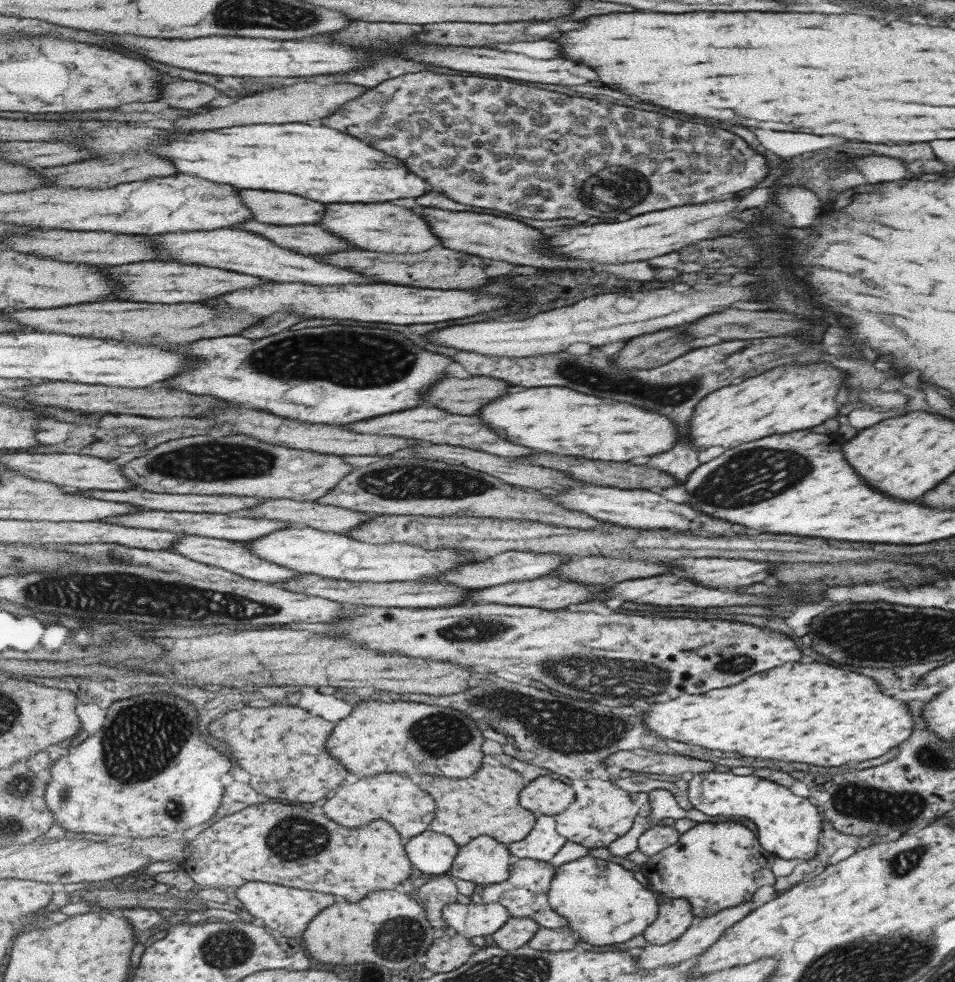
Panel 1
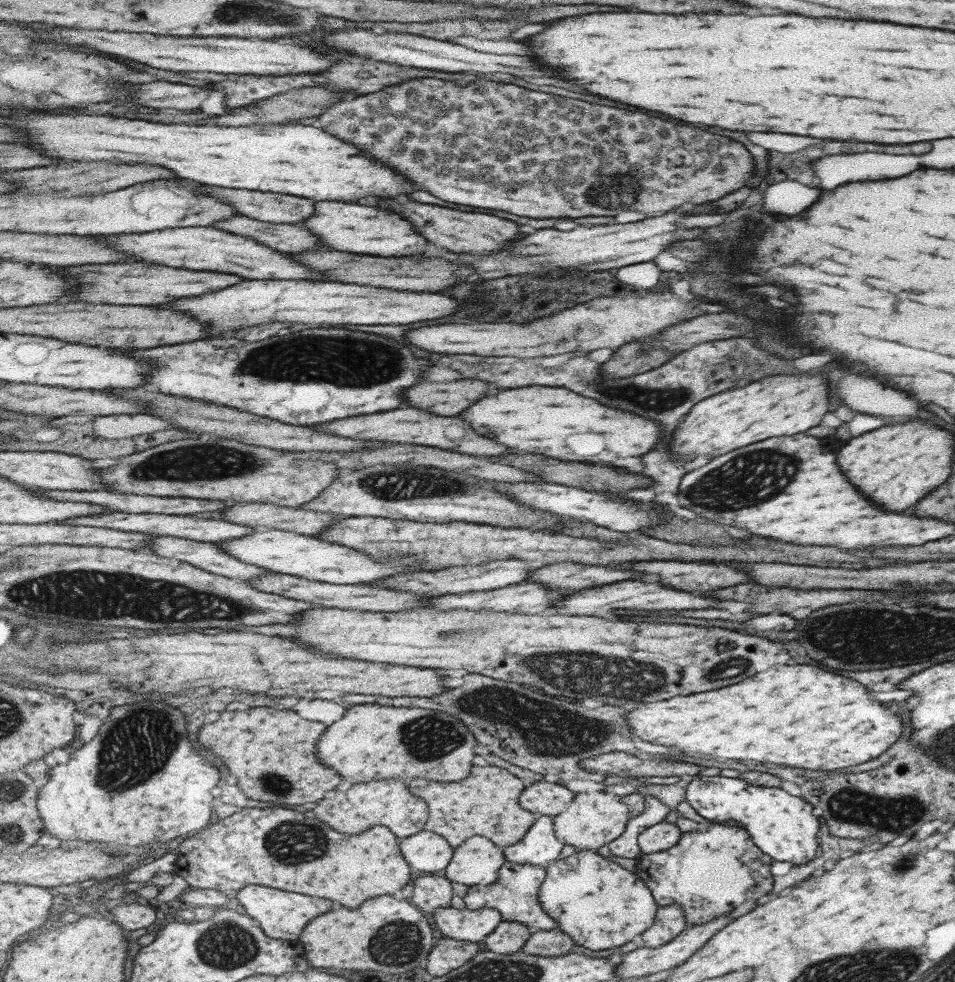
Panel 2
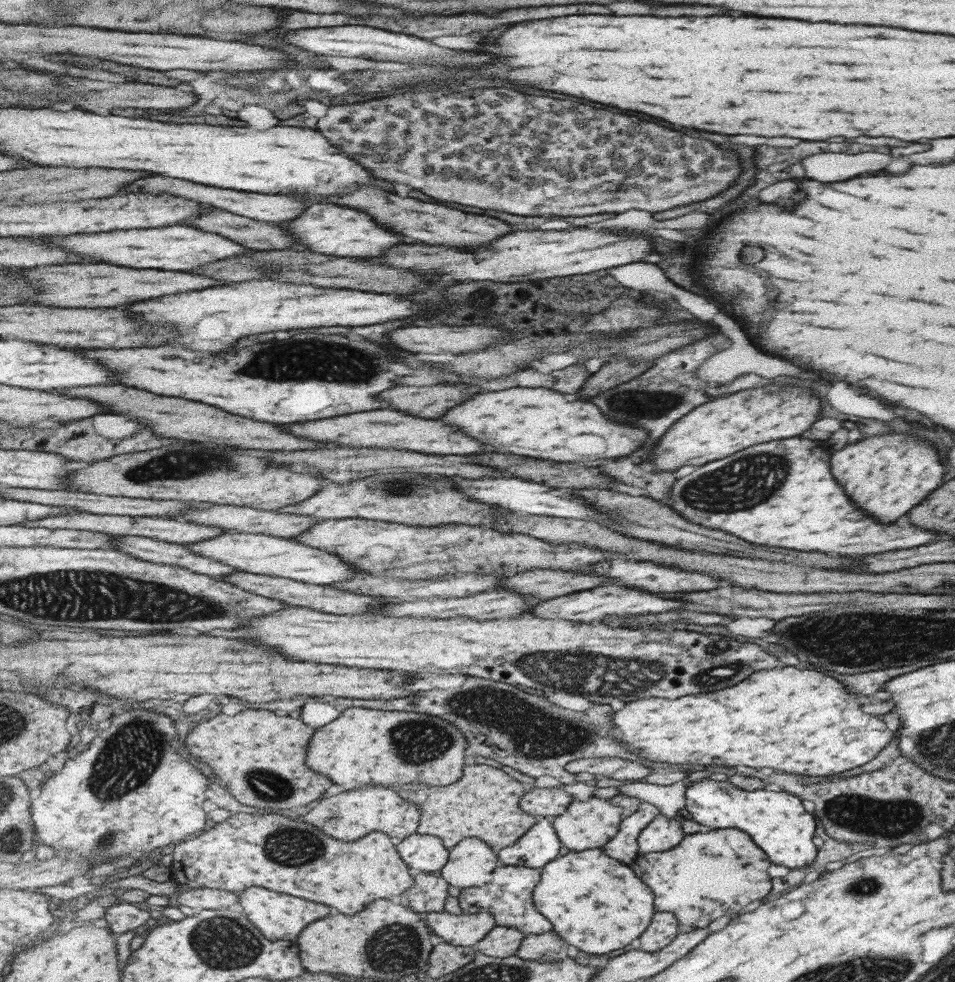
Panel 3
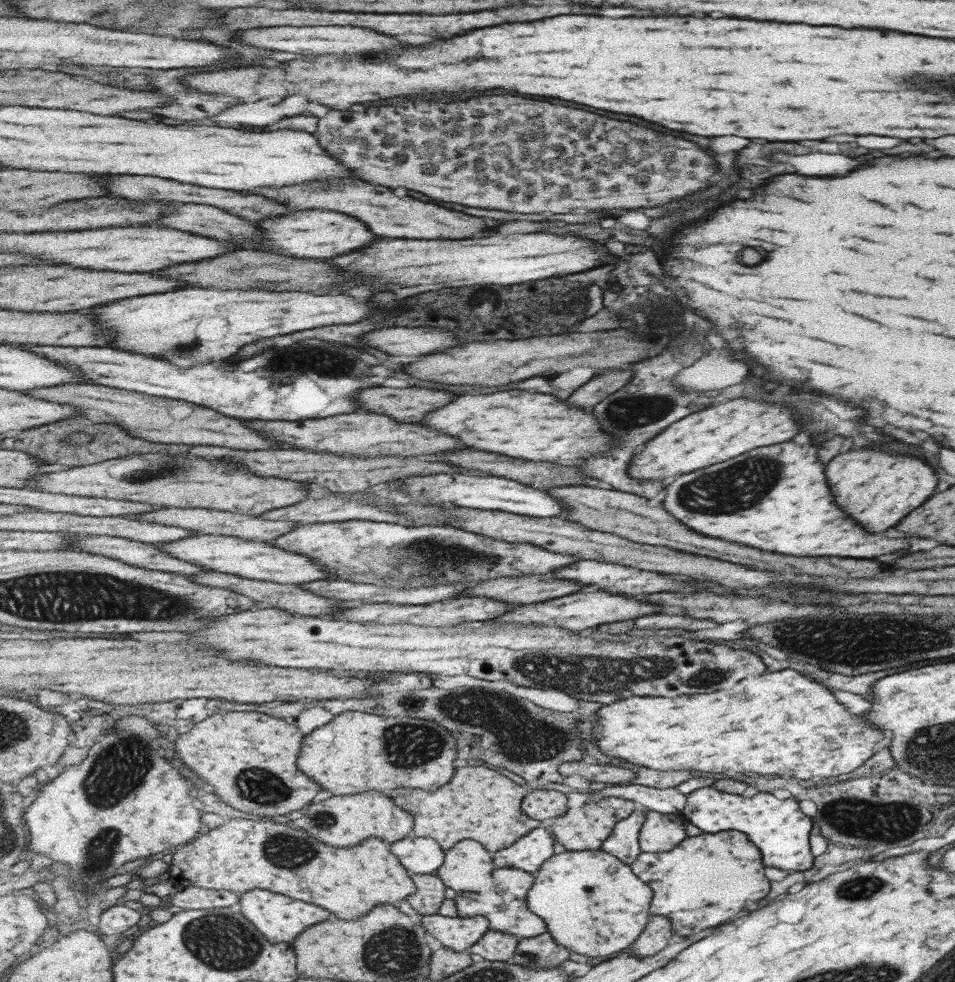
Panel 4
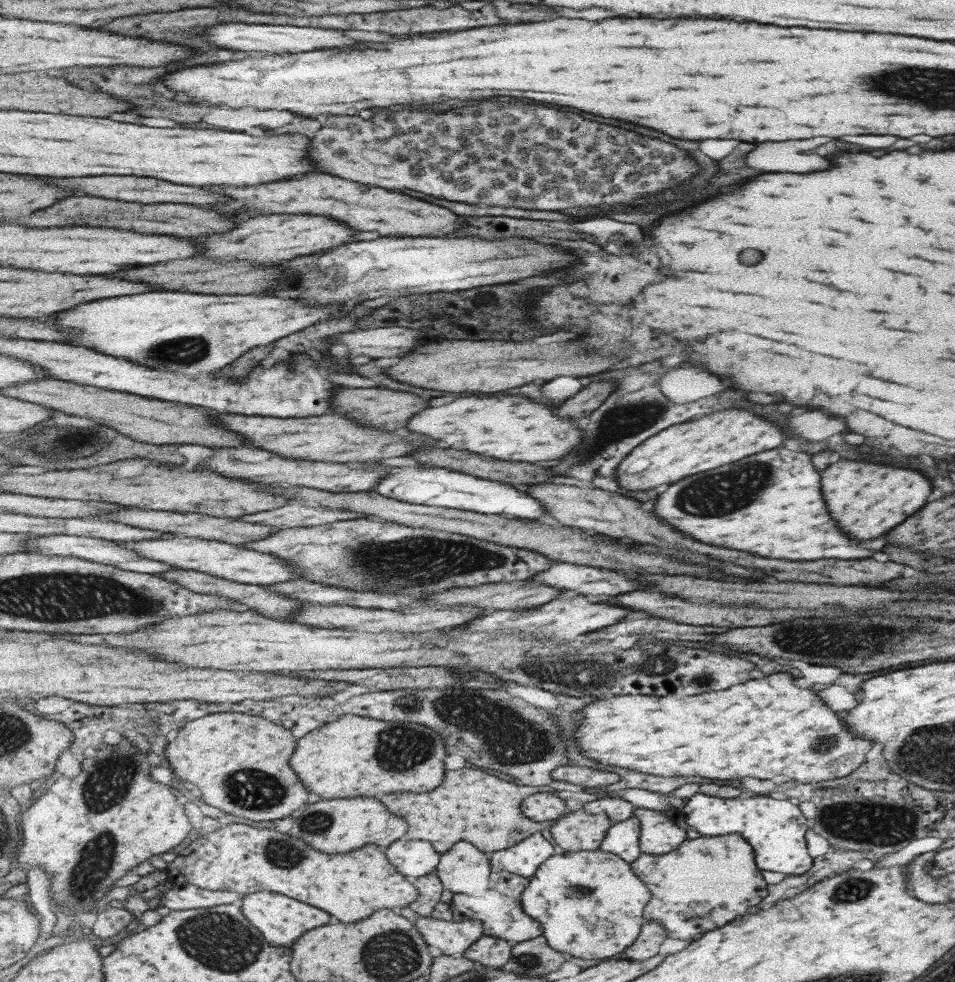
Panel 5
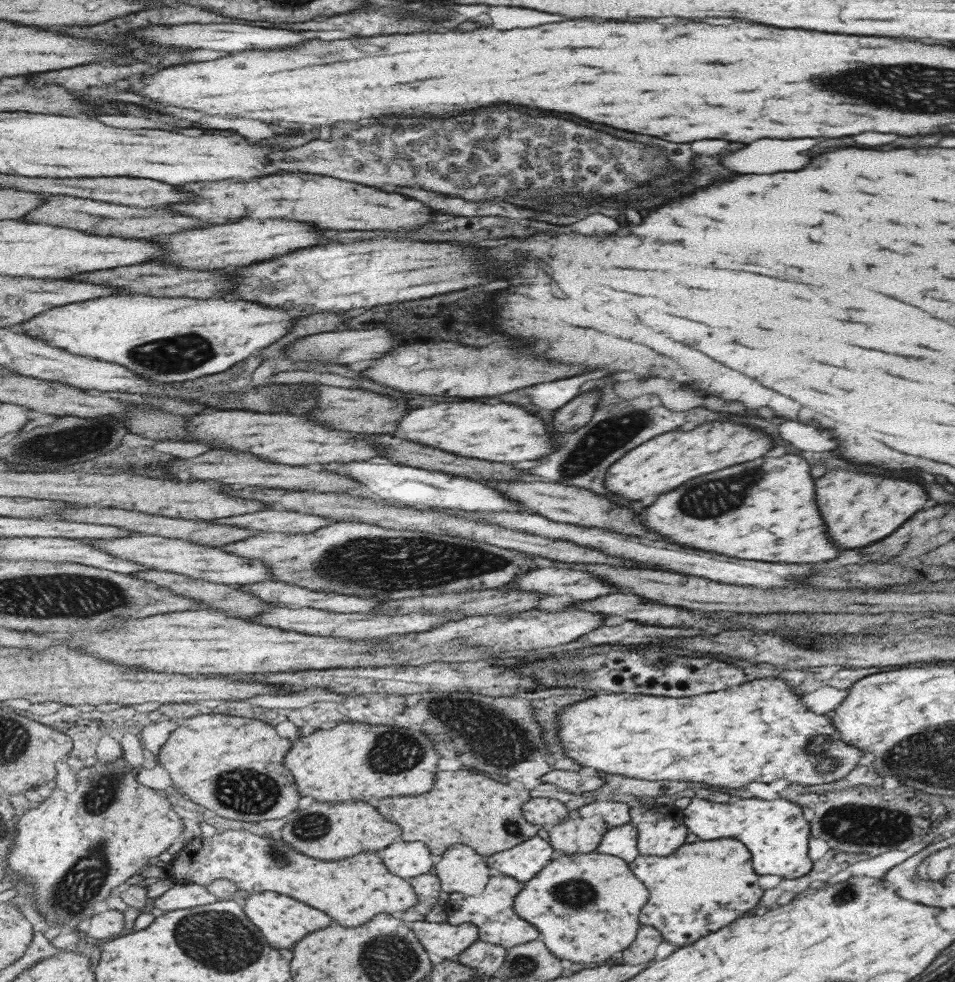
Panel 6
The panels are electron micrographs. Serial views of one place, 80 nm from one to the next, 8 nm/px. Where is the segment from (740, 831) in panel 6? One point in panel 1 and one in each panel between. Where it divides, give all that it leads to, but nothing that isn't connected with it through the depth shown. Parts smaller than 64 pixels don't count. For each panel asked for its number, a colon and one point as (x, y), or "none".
1: (786, 825)
2: (780, 825)
3: (776, 822)
4: (780, 831)
5: (774, 828)

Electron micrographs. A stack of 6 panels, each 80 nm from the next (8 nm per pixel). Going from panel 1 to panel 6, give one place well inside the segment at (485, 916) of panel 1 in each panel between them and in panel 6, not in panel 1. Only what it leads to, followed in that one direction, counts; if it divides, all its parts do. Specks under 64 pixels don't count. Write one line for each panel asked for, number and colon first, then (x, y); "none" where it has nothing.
2: (461, 924)
3: (466, 929)
4: (459, 934)
5: (452, 938)
6: (448, 941)

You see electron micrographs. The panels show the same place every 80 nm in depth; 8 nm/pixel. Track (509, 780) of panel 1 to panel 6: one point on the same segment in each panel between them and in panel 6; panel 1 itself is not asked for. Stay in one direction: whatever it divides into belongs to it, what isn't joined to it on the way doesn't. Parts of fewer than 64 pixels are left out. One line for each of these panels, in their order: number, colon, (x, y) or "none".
2: (487, 803)
3: (486, 803)
4: (481, 804)
5: (472, 806)
6: (466, 806)

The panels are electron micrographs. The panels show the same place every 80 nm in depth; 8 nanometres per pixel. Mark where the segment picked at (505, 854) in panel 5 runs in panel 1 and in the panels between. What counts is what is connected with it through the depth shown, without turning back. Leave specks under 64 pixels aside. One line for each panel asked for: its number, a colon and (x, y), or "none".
1: (544, 842)
2: (540, 846)
3: (540, 845)
4: (530, 853)

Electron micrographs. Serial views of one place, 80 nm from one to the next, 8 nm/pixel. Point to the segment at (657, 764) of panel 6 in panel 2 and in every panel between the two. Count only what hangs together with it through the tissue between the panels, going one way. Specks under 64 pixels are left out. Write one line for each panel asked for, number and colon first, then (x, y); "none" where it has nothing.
2: (800, 716)
3: (791, 720)
4: (773, 722)
5: (655, 734)

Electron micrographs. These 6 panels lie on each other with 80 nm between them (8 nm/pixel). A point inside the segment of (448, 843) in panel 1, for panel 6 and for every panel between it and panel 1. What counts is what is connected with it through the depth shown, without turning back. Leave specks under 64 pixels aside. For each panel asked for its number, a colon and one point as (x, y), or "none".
2: (431, 853)
3: (425, 853)
4: (421, 855)
5: (414, 858)
6: (407, 859)

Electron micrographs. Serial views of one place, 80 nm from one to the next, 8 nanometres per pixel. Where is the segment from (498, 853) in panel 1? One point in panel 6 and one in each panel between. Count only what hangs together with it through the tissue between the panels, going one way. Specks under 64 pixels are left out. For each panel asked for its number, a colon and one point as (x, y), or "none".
2: (478, 861)
3: (472, 862)
4: (469, 867)
5: (464, 869)
6: (461, 869)

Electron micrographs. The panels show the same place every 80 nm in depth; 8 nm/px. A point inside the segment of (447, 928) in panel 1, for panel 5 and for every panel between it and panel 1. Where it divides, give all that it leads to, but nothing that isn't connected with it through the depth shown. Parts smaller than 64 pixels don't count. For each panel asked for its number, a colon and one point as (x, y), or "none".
2: (435, 891)
3: (428, 895)
4: (430, 894)
5: (430, 887)

